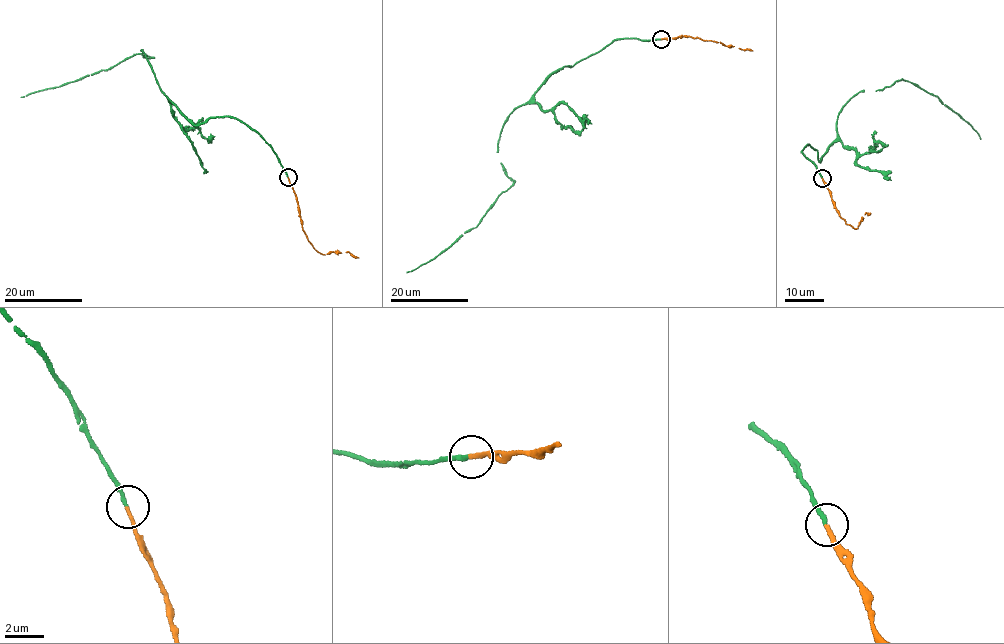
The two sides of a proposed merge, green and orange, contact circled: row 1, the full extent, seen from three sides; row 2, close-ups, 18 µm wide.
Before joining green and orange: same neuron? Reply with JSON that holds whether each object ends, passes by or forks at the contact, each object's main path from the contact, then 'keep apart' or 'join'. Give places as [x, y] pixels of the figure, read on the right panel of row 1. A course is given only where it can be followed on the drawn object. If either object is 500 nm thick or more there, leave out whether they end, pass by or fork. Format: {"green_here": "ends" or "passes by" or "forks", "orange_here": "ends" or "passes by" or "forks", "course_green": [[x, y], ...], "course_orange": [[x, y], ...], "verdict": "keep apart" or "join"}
{"green_here": "ends", "orange_here": "ends", "course_green": [[822, 178], [801, 152], [808, 145], [820, 161], [837, 137], [842, 106], [902, 79], [938, 96], [980, 139]], "course_orange": [[822, 178], [834, 207], [845, 223], [857, 228], [866, 212], [871, 213]], "verdict": "join"}

